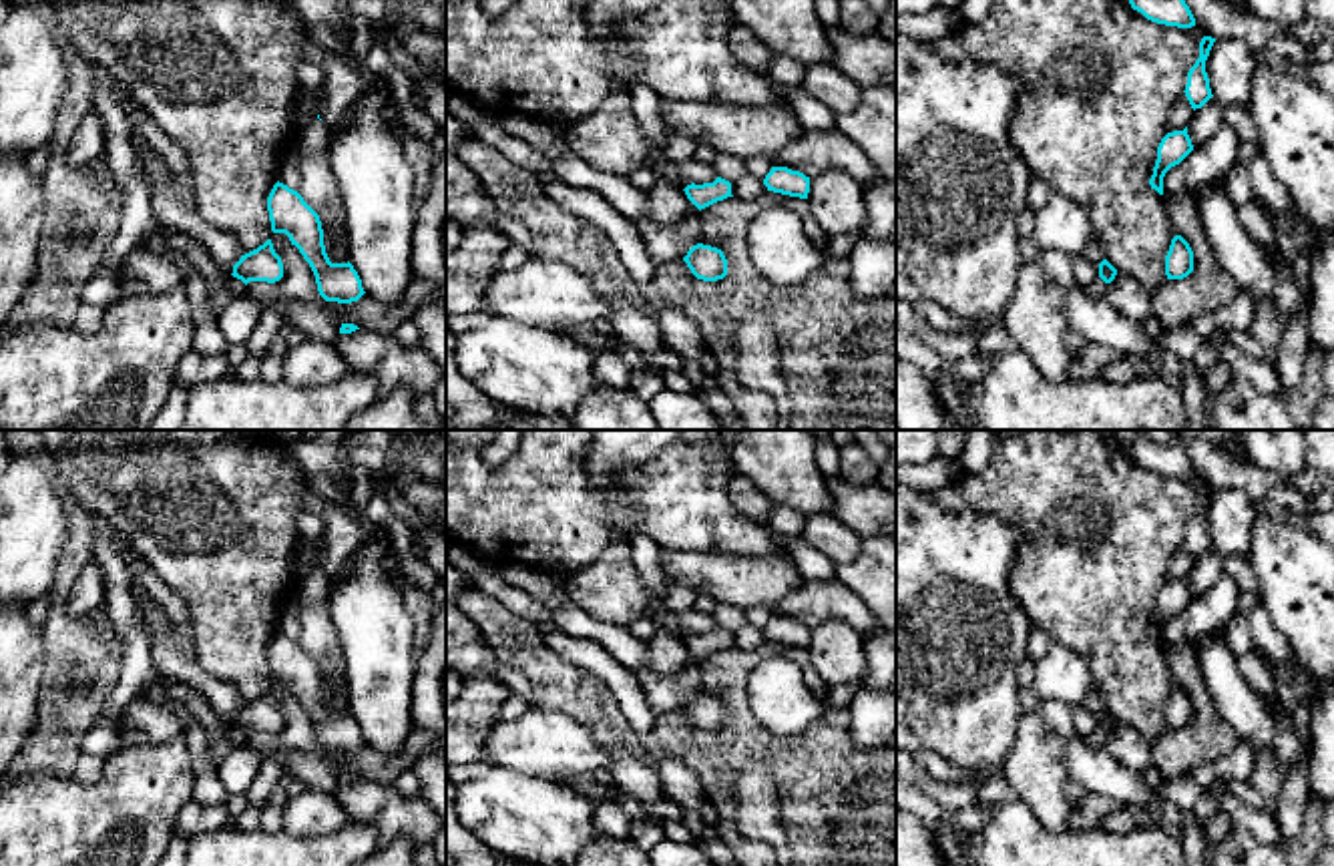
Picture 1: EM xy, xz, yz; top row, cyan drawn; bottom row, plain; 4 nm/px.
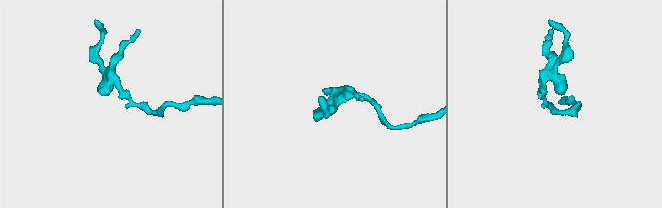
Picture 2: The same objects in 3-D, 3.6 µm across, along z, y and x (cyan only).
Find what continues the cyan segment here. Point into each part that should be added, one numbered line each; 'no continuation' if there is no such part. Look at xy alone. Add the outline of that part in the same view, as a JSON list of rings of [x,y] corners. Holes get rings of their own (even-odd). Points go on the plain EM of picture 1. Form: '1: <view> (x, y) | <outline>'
1: xy (332, 668) | [[[336,649],[321,665],[321,679],[323,679],[323,695],[325,695],[325,703],[329,707],[331,713],[348,713],[348,703],[342,699],[338,703],[331,701],[331,681],[334,679],[342,679],[344,681],[344,691],[346,691],[346,677],[344,677],[344,655],[342,649]]]

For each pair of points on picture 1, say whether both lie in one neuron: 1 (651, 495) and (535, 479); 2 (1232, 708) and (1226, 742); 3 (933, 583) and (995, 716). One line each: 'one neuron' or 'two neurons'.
1: one neuron
2: two neurons
3: one neuron

